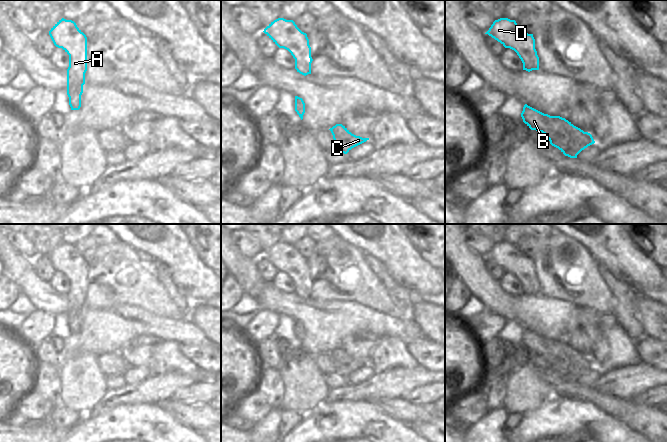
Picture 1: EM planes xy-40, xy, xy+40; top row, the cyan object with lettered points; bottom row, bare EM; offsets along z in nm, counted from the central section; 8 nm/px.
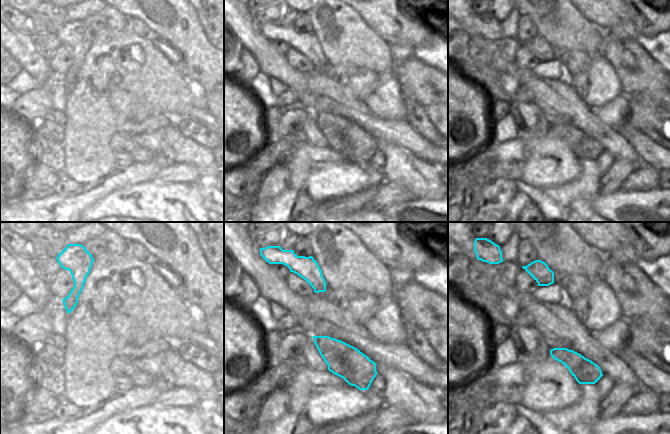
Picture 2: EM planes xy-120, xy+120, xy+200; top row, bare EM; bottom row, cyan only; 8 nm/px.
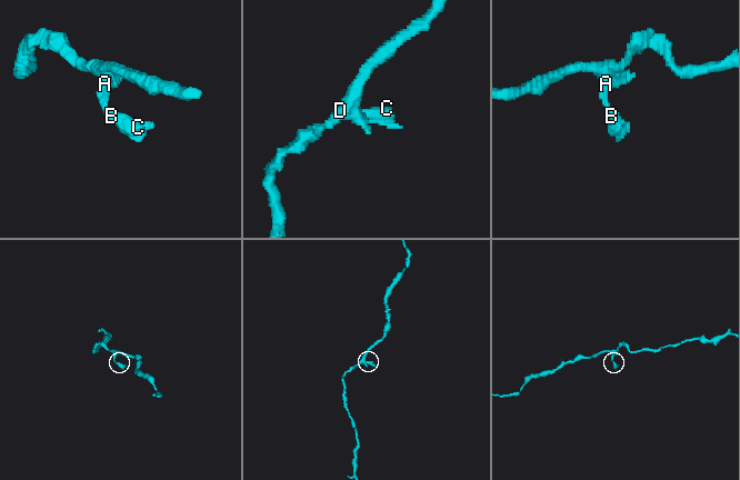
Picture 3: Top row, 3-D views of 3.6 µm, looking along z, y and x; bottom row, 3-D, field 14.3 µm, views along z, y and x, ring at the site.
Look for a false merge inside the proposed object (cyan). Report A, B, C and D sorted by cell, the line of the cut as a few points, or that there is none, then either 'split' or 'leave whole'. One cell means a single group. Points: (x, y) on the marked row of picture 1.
groups A B C D; cut none; leave whole

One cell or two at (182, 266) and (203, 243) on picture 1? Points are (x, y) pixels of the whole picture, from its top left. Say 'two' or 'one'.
two

